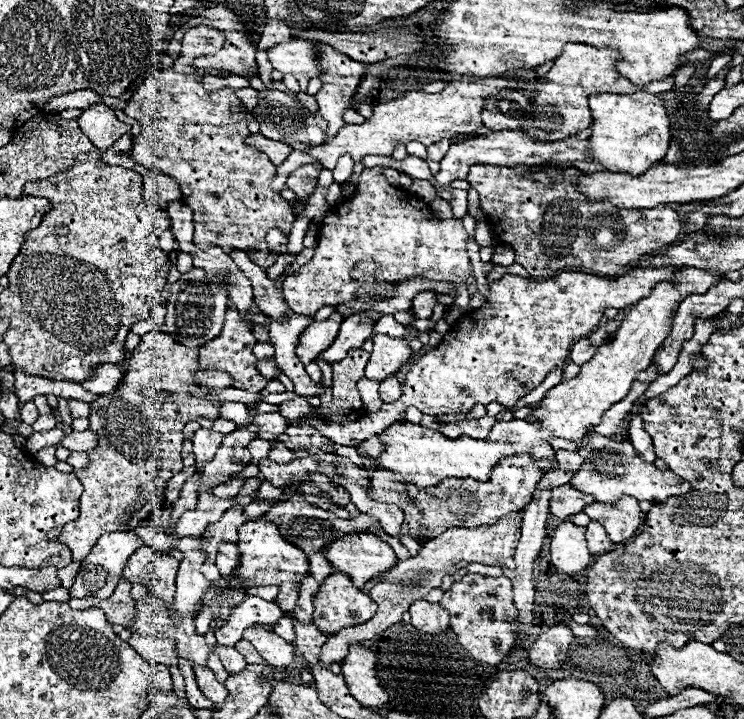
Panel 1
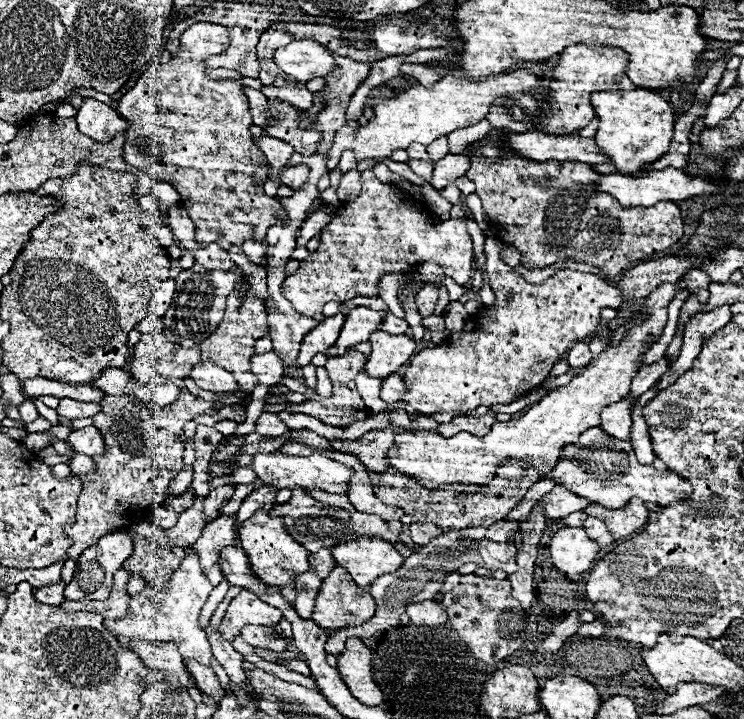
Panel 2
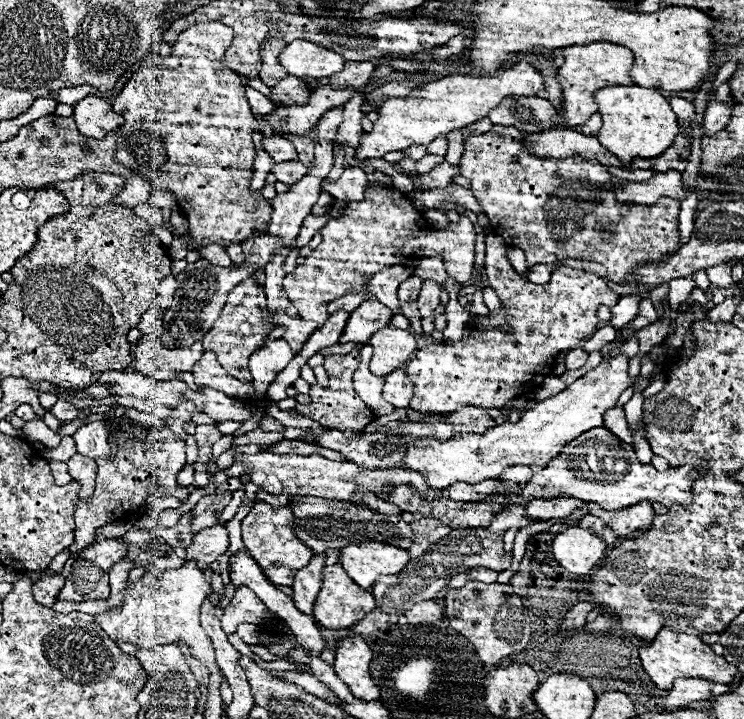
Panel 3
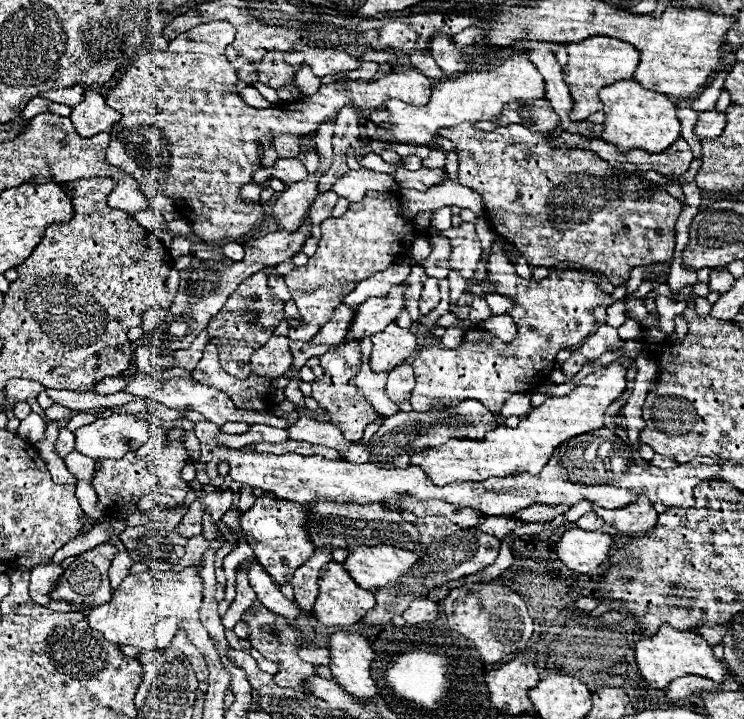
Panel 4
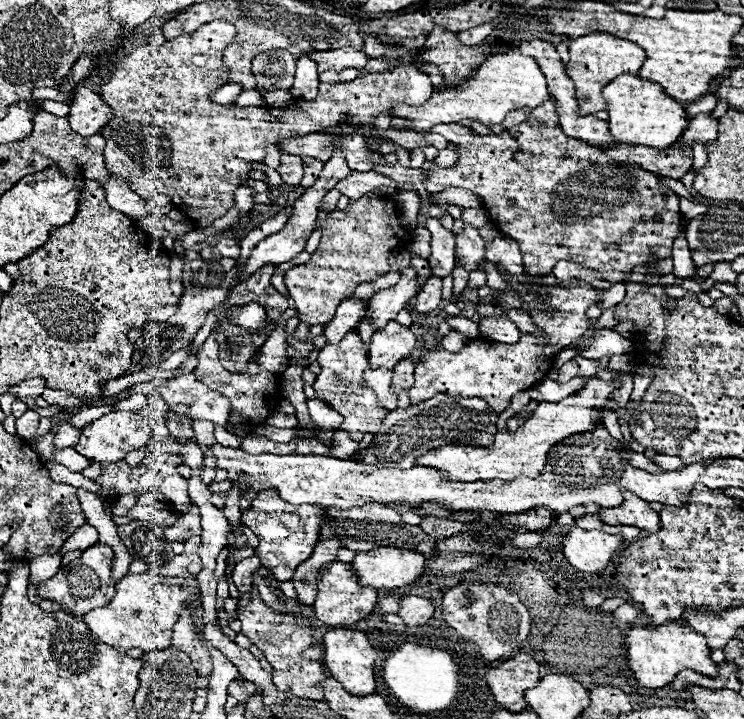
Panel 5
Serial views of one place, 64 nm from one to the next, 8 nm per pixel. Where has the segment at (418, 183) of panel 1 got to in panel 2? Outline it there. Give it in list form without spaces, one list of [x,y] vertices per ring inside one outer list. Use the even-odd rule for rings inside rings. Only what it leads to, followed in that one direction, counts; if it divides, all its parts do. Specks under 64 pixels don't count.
[[[382,158],[382,163],[386,164],[391,171],[400,174],[409,181],[412,181],[411,175],[414,175],[414,173],[409,169],[406,163],[394,162],[389,158]]]

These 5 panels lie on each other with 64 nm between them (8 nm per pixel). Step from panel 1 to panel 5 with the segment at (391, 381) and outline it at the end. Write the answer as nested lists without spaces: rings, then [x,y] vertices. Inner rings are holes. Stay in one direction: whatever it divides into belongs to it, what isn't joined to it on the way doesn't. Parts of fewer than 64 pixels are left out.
[[[406,358],[406,360],[402,360],[402,362],[392,370],[392,372],[394,372],[392,386],[394,386],[394,392],[396,392],[396,394],[398,394],[400,390],[412,388],[412,384],[414,384],[414,368],[416,368],[416,360]]]

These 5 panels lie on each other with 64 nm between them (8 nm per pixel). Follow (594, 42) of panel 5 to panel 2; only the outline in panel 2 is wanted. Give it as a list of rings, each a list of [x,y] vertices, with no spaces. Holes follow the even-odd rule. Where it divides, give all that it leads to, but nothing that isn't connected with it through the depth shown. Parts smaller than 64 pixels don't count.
[[[572,44],[560,54],[558,66],[552,68],[550,78],[556,84],[548,86],[546,102],[548,102],[548,114],[546,108],[542,116],[538,118],[540,132],[548,134],[570,134],[578,128],[588,126],[588,122],[594,118],[594,108],[590,104],[590,94],[600,90],[632,90],[637,88],[626,76],[626,64],[628,54],[622,48],[612,46],[586,46],[586,44]]]

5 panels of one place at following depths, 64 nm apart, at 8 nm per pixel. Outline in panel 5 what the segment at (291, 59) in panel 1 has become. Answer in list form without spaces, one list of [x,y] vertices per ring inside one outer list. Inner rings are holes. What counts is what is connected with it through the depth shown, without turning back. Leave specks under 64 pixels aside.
[[[338,48],[338,50],[322,50],[322,52],[312,52],[310,54],[318,62],[318,72],[324,70],[334,70],[342,72],[346,68],[364,68],[370,56],[366,56],[364,48],[354,50],[354,48]]]

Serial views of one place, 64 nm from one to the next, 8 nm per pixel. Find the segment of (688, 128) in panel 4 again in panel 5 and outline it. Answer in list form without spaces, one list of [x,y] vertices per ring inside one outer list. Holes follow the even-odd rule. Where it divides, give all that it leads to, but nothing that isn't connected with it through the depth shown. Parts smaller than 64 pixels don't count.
[[[700,144],[692,146],[692,150],[694,150],[694,168],[692,168],[692,172],[698,174],[700,168],[704,166],[704,162],[706,162],[706,158],[708,158],[708,150],[704,146],[700,146]]]

